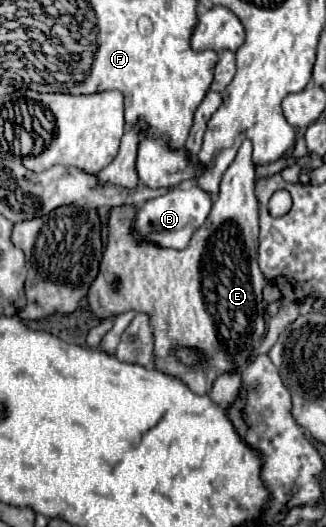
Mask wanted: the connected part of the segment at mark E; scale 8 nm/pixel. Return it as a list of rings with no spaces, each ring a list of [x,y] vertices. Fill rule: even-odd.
[[[245,139],[237,151],[235,161],[229,165],[223,177],[229,177],[221,181],[219,199],[215,199],[213,209],[207,217],[207,221],[193,233],[189,245],[181,251],[177,249],[165,249],[157,247],[157,243],[141,241],[137,235],[133,235],[133,219],[137,215],[137,207],[121,205],[113,207],[109,211],[107,227],[107,245],[101,255],[101,267],[97,273],[97,279],[89,287],[89,307],[97,319],[105,319],[109,315],[119,315],[123,311],[143,311],[151,317],[153,335],[155,335],[155,355],[161,357],[157,363],[157,369],[179,377],[185,381],[195,393],[207,393],[215,375],[219,371],[231,371],[231,369],[243,369],[247,367],[247,355],[249,351],[259,345],[259,341],[265,335],[265,307],[261,299],[261,289],[265,287],[265,277],[259,271],[257,265],[257,197],[255,197],[255,165],[251,161],[253,147],[249,139]],[[185,345],[185,347],[197,347],[205,355],[205,365],[199,367],[187,367],[177,361],[173,355],[173,349]]]

